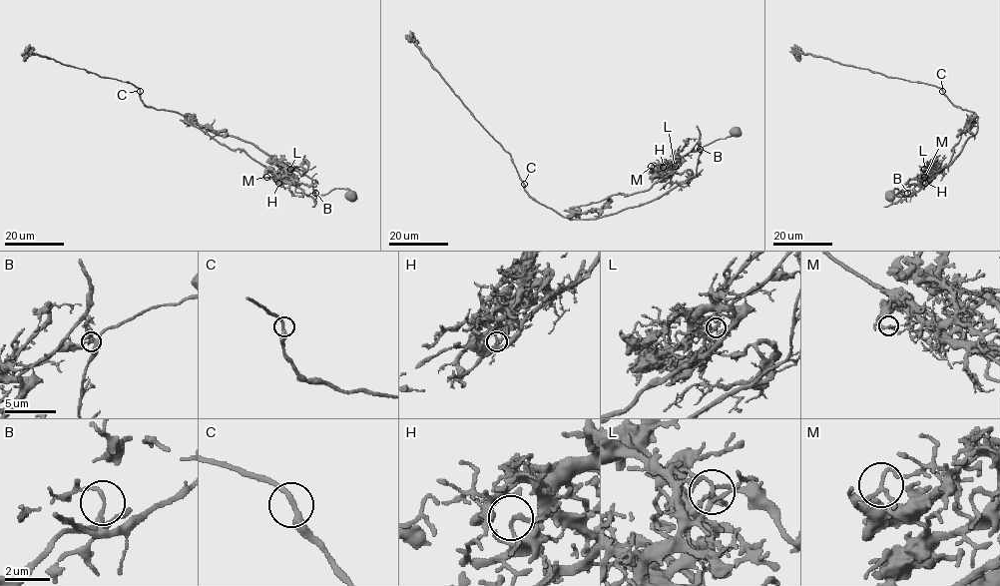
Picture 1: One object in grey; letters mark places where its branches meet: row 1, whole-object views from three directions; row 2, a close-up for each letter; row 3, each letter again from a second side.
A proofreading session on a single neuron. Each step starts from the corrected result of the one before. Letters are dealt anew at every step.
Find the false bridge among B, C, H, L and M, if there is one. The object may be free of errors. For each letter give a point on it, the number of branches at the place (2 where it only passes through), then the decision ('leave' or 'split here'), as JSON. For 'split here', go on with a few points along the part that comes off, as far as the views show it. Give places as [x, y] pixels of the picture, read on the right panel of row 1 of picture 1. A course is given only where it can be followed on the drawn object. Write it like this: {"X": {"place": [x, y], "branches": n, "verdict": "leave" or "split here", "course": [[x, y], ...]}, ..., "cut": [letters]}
{"B": {"place": [907, 193], "branches": 2, "verdict": "leave"}, "C": {"place": [942, 91], "branches": 2, "verdict": "leave"}, "H": {"place": [925, 183], "branches": 3, "verdict": "leave"}, "L": {"place": [924, 169], "branches": 2, "verdict": "split here", "course": [[924, 169], [923, 174], [934, 175], [947, 165], [963, 128], [970, 123], [956, 138]]}, "M": {"place": [924, 177], "branches": 3, "verdict": "leave"}, "cut": ["L"]}

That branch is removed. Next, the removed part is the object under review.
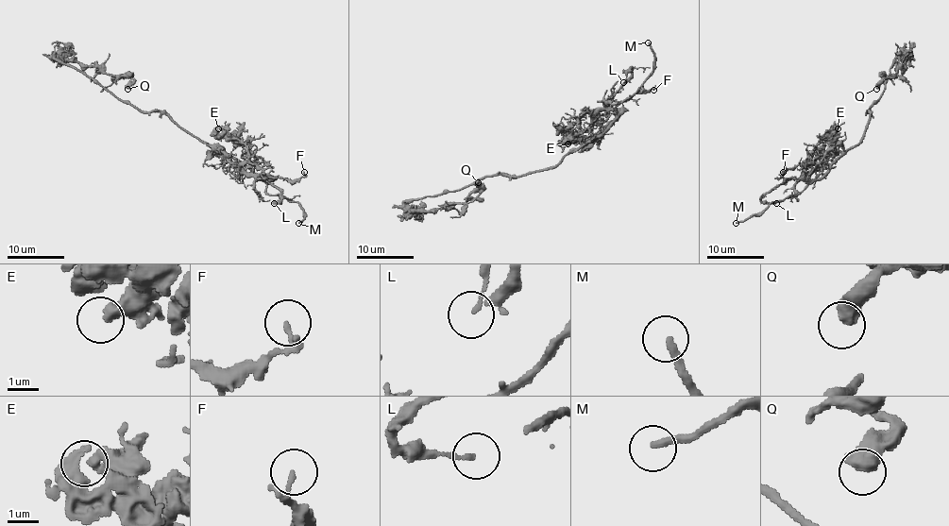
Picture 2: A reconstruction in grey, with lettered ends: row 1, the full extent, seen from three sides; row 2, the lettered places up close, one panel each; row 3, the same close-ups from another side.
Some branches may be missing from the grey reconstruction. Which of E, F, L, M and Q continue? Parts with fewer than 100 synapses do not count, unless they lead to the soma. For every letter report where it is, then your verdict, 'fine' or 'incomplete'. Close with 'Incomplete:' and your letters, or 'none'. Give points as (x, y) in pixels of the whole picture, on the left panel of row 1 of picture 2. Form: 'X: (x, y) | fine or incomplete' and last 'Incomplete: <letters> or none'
E: (218, 128) | fine
F: (304, 172) | fine
L: (274, 203) | fine
M: (298, 223) | incomplete
Q: (127, 89) | fine
Incomplete: M

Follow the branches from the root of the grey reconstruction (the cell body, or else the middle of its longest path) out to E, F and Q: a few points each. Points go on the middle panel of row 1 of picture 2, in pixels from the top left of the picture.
E: (525, 176), (556, 165), (598, 134), (587, 138), (575, 138), (567, 144)
F: (525, 176), (548, 170), (579, 149), (594, 135), (592, 118), (609, 101), (628, 101), (635, 93), (653, 90)
Q: (525, 176), (484, 176), (453, 191), (416, 198), (412, 204), (417, 210), (459, 204), (479, 187), (478, 182)

